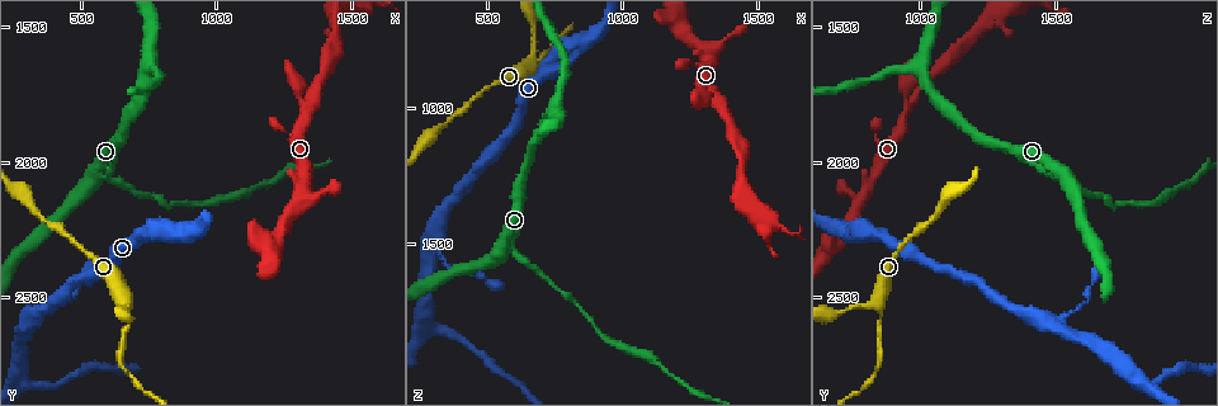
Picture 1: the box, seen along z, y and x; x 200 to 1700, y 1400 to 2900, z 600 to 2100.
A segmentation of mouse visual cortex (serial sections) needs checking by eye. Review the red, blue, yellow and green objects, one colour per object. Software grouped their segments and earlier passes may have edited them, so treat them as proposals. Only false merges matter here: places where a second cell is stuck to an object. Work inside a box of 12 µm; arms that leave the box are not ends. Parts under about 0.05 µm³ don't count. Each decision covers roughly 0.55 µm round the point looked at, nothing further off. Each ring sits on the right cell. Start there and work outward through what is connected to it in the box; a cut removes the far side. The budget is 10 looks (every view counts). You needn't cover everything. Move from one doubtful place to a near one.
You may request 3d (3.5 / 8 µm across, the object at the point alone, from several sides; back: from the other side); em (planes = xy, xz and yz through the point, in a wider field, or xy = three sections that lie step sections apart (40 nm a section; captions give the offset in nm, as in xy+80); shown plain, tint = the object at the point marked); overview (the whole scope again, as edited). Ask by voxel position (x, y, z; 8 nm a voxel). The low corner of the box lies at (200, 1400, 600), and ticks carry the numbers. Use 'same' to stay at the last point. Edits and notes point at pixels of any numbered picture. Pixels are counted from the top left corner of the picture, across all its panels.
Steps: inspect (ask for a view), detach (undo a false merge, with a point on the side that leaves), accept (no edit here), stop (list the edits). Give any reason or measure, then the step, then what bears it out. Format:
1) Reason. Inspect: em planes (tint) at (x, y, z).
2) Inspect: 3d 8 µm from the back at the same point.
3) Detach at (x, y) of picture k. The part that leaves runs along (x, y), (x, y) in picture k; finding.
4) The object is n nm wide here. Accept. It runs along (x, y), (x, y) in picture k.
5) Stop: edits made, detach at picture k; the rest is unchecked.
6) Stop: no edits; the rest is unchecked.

Two arms in line, one across. Inspect: 3d 8 µm at (300, 2600, 1480).

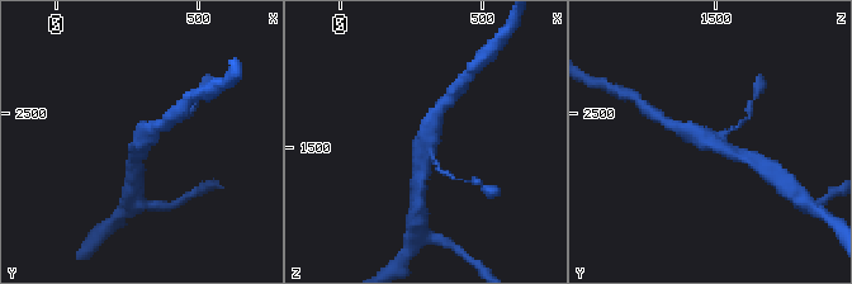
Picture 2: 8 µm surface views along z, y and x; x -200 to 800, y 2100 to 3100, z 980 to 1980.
Inspect: 3d 3.5 µm at (300, 2600, 1490).

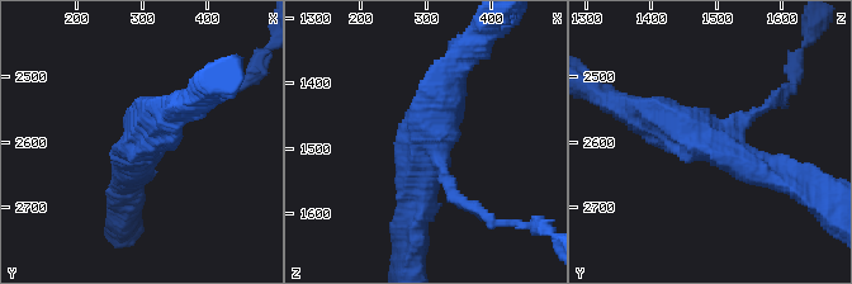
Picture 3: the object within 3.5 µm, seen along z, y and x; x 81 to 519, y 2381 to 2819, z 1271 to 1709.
Accept. It runs along (637, 112), (689, 128), (776, 175) in picture 3; one cell here.

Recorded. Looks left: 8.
Inspect: 3d 3.5 µm at (740, 1660, 990).

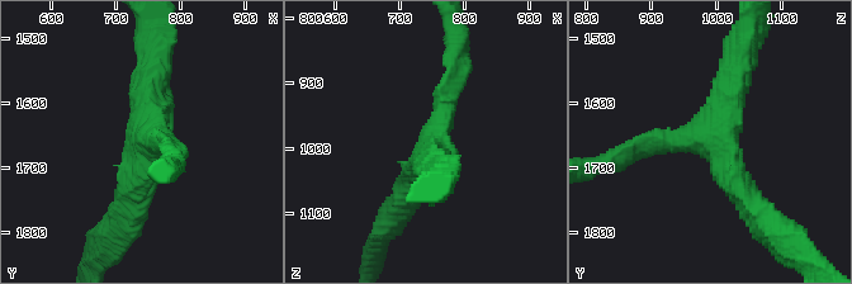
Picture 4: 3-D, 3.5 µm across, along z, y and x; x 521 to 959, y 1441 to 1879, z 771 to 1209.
Need the tissue. Inspect: em xy step 2 (tint) at (745, 1655, 995).

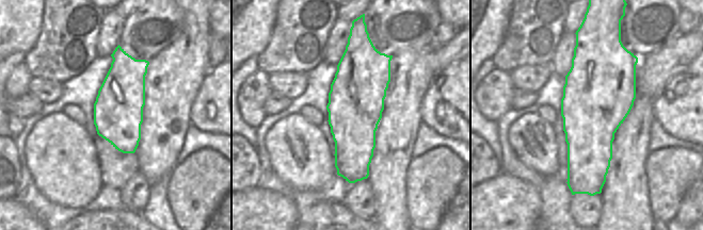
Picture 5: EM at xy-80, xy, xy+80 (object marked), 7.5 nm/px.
The arms are 250, 350, 400 nm wide. Accept. All the same cell.

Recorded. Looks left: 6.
Thick turns thin. Inspect: 3d 3.5 µm at (1320, 2130, 800).

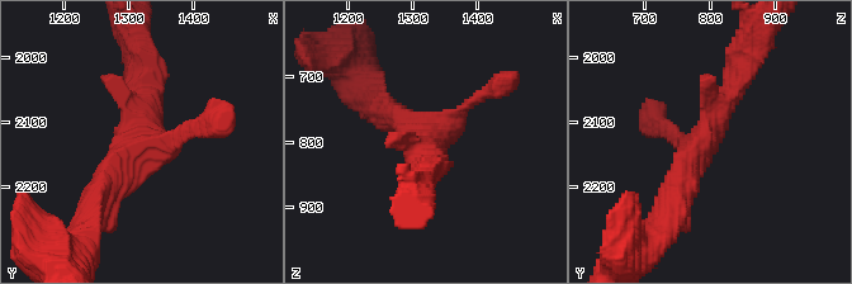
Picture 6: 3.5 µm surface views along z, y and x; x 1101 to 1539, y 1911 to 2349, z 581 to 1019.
Inspect: em xy step 5 (tint) at (1320, 2125, 790).

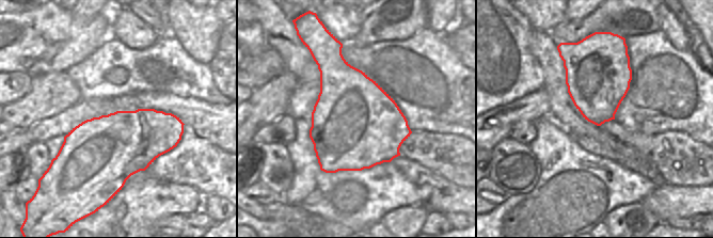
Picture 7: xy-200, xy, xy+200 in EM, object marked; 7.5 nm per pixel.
Another direction. Inspect: em xy step 1 (tint) at the same point.

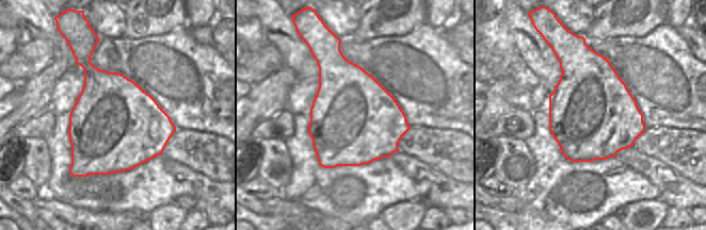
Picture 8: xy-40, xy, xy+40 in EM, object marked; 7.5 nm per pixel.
Accept. It runs along (741, 64), (676, 203) in picture 6; one cell here.

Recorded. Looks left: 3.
Three arms meet. Inspect: 3d 3.5 µm at (660, 2510, 840).

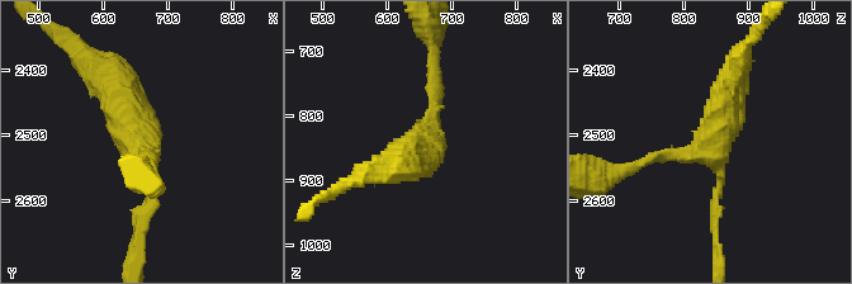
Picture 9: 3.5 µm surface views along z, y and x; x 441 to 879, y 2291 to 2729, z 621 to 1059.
3 arms meet here; the arms are 100, 150, 350 nm wide; shape alone is not enough. Inspect: em planes (tint) at (650, 2520, 845).

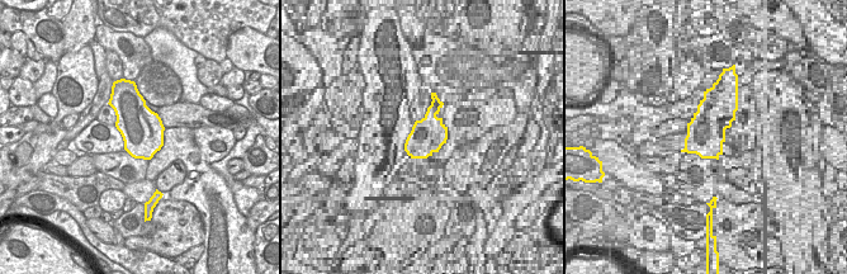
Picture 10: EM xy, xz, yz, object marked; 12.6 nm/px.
Cut it another way. Inspect: em xy step 2 (tint) at the same point.

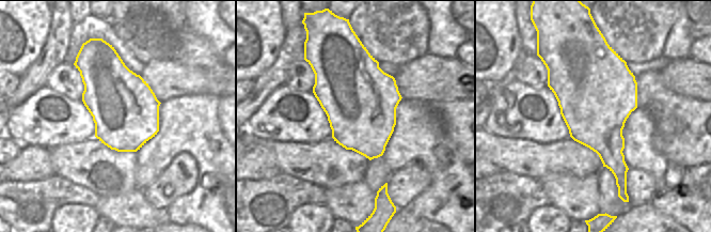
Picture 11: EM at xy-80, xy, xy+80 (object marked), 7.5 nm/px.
Accept. It runs along (734, 74), (714, 147), (633, 166) in picture 9; all the same cell.

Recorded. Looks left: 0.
Stop: no edits; the rest is unchecked.

